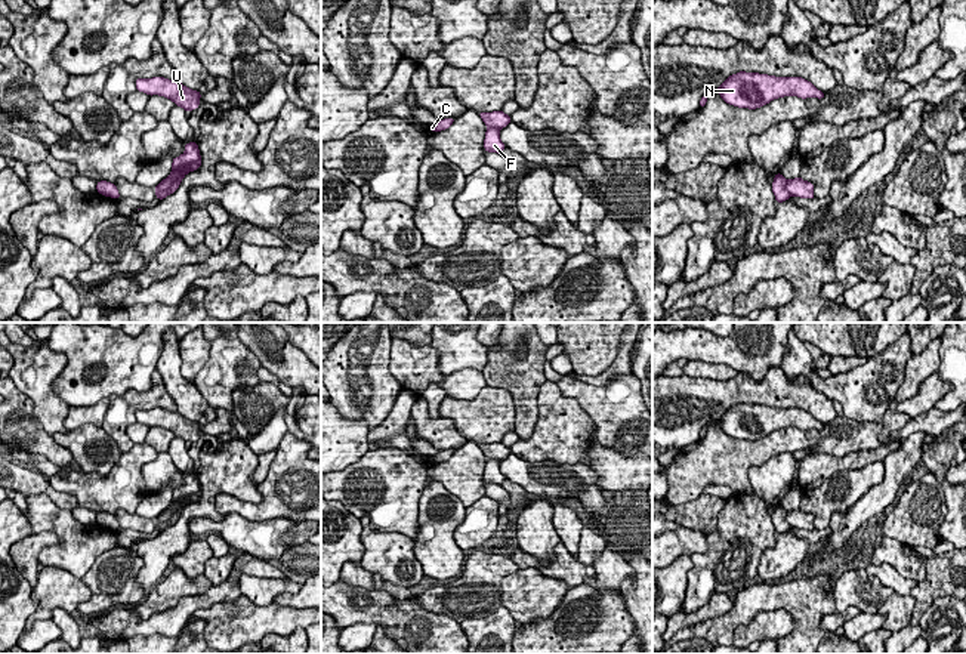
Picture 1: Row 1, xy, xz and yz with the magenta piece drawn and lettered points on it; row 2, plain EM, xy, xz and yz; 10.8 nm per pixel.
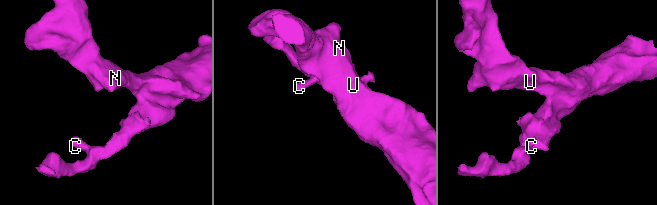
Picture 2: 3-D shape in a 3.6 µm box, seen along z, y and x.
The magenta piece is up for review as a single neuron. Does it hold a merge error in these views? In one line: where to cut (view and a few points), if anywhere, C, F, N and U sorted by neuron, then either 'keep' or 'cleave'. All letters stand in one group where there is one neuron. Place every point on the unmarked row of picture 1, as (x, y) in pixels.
cut in xy along (200, 487), (167, 520), (156, 520); C / F N U; cleave

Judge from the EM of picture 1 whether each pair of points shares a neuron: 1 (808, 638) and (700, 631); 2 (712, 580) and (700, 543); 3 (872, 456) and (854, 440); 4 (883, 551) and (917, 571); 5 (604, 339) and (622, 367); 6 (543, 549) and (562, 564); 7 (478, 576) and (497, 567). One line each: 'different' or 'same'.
1: same
2: different
3: different
4: same
5: different
6: different
7: same

